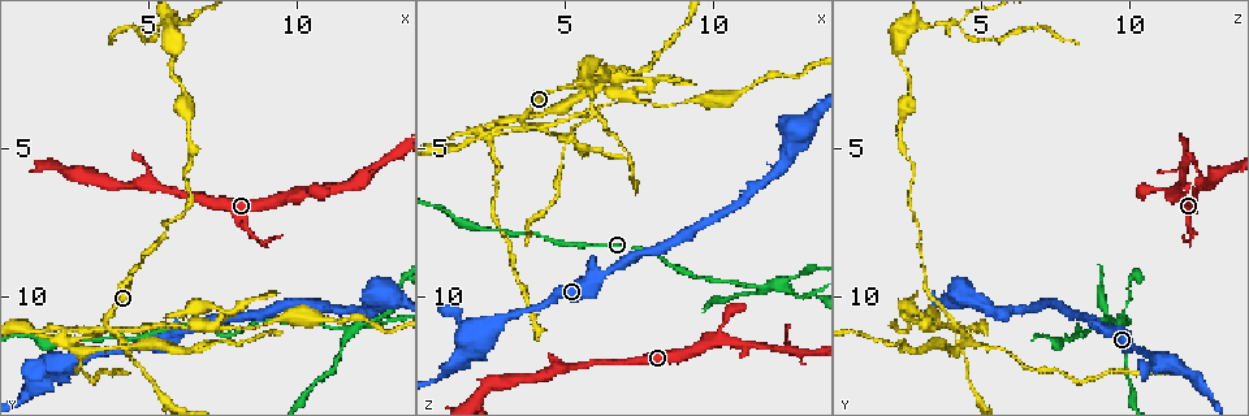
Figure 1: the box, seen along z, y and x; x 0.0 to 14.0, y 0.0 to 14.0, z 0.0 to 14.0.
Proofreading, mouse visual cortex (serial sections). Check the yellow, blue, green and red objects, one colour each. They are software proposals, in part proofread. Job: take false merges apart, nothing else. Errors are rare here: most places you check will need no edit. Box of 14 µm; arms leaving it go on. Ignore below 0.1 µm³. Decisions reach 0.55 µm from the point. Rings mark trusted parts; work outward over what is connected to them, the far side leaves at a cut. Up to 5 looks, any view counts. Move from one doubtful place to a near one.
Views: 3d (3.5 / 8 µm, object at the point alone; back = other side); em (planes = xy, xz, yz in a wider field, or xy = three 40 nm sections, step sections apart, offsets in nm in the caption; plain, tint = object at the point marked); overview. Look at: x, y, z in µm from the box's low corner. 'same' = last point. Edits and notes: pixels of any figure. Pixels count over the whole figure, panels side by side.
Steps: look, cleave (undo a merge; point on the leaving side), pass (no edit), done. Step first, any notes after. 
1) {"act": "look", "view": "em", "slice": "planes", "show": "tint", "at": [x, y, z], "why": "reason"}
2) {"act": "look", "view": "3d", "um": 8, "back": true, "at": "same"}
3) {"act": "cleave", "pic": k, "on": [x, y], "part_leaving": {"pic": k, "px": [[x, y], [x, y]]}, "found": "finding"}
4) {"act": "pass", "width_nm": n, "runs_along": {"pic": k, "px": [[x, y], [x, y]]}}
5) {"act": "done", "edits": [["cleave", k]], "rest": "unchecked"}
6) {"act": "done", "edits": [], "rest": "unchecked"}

{"act": "look", "view": "3d", "um": 8, "at": [4.8, 8.8, 3.1]}

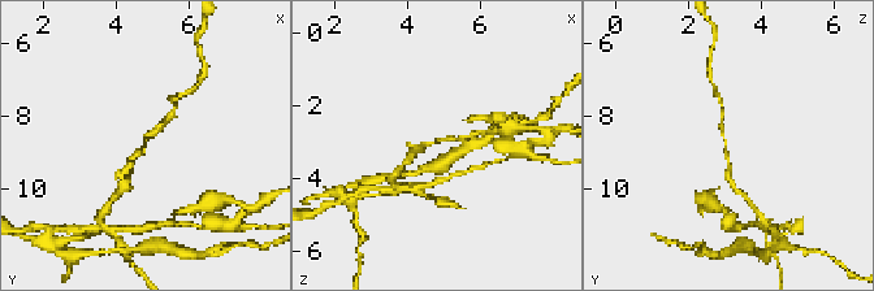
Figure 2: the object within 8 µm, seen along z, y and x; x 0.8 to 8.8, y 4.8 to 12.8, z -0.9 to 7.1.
{"act": "look", "view": "3d", "um": 3.5, "back": true, "at": [4.7, 8.7, 3.0], "why": "closer look"}

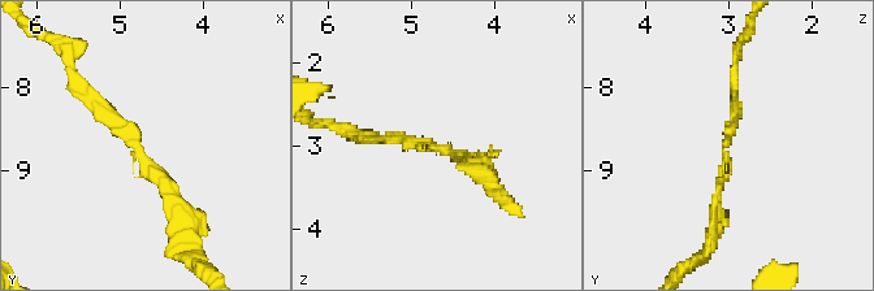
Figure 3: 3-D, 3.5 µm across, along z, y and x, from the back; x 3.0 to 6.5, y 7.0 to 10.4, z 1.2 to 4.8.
{"act": "pass", "arm_widths_nm": [150, 150], "runs_along": {"pic": 3, "px": [[182, 218], [139, 146], [74, 82]]}, "found": "one cell here"}

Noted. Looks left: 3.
{"act": "look", "view": "3d", "um": 8, "at": [3.7, 11.0, 4.2]}

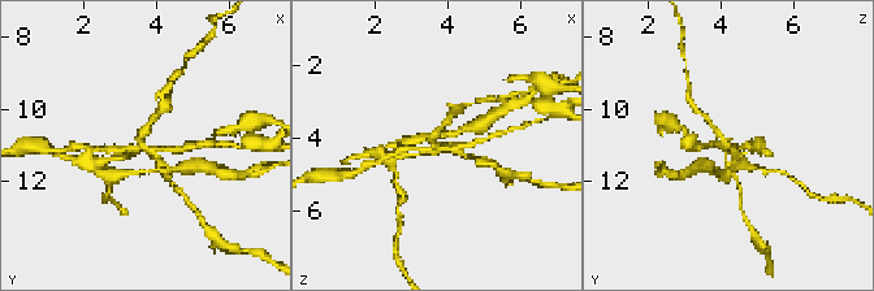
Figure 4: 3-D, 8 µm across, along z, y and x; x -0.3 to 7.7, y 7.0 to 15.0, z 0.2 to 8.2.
{"act": "look", "view": "em", "slice": "planes", "show": "tint", "at": [3.7, 11.0, 4.2]}

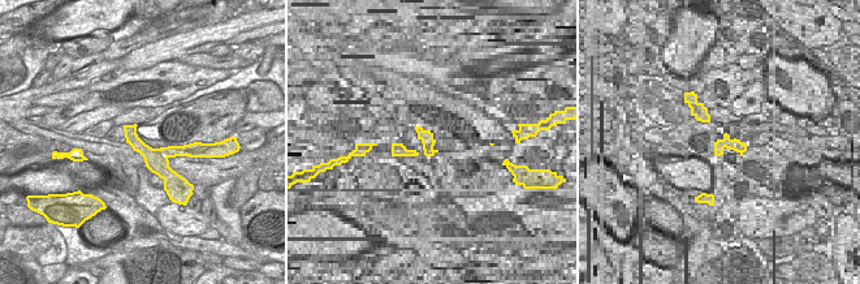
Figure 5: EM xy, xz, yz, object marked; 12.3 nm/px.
{"act": "cleave", "pic": 4, "on": [121, 156], "part_leaving": {"pic": 4, "px": [[150, 147], [185, 150], [197, 146]]}, "found": "a second cell is stuck on"}

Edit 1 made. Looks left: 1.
{"act": "done", "edits": [["cleave", 4]], "rest": "unchecked"}

